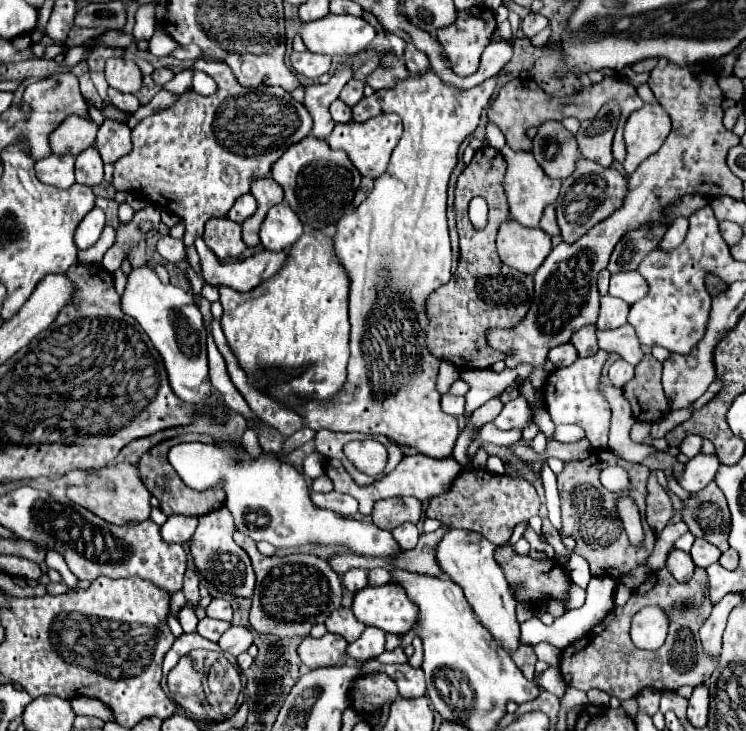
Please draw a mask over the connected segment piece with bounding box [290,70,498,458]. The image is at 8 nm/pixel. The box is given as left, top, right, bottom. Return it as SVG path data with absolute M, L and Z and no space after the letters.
M426 70L426 72L420 72L420 74L410 74L408 78L404 78L402 82L398 82L394 88L388 88L388 90L378 90L374 92L372 96L368 98L362 98L354 108L352 108L352 120L356 122L362 122L370 116L378 116L382 112L394 112L402 118L404 122L404 134L398 142L398 146L394 148L392 152L392 158L390 158L390 164L386 168L386 172L376 178L374 182L374 190L368 194L368 198L350 214L346 214L340 222L338 222L338 232L334 236L334 248L336 248L336 256L340 258L340 262L344 264L344 268L348 270L350 274L350 280L352 280L352 286L350 286L350 324L352 324L352 330L350 330L350 360L348 360L348 376L346 376L346 382L342 386L342 390L330 398L330 400L306 400L302 404L296 404L296 406L290 406L296 414L302 416L304 420L304 426L312 428L312 430L320 430L320 428L326 428L326 430L332 430L332 432L364 432L364 434L384 434L386 438L394 440L396 444L404 444L404 446L410 446L414 448L416 452L422 452L424 456L430 456L430 458L448 458L452 454L452 448L456 444L456 438L460 434L458 430L458 420L446 412L442 412L440 408L440 394L436 390L436 376L438 376L438 366L440 366L440 360L434 358L426 346L422 346L422 326L426 326L426 314L422 310L424 302L426 302L426 296L432 294L436 288L440 288L442 284L446 284L452 276L450 272L450 264L452 264L452 254L450 254L450 238L448 238L448 226L446 226L446 186L448 186L448 178L458 162L458 148L460 144L476 130L478 126L478 120L480 120L480 114L484 110L484 106L488 104L494 88L496 88L496 82L498 78L490 78L490 80L484 80L480 86L476 88L470 88L470 90L460 90L456 86L450 86L446 84L434 70Z

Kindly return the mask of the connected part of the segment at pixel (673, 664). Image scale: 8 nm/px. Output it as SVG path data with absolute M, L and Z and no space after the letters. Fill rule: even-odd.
M666 568L656 570L648 576L648 580L632 592L630 600L624 606L612 608L610 614L600 622L600 628L592 636L580 638L562 650L560 672L568 686L576 690L588 692L590 688L598 688L616 696L618 700L634 698L644 688L654 690L678 690L680 686L700 686L704 684L718 660L706 658L702 654L702 642L698 638L698 630L704 620L710 616L710 600L706 598L706 572L704 568L696 568L694 576L688 582L678 582ZM644 606L660 606L670 616L670 632L664 646L656 652L640 650L630 640L630 620Z

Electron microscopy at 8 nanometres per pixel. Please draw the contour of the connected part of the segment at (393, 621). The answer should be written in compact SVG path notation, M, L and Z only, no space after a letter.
M394 582L366 586L354 596L352 610L366 626L398 636L412 630L418 618L418 606L408 598L406 590Z

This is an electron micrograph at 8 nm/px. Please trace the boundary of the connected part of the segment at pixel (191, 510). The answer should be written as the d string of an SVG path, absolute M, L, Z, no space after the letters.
M166 440L166 442L160 442L158 446L150 448L146 454L142 454L140 462L138 462L138 470L140 470L140 478L144 482L144 486L152 492L152 496L156 496L160 500L160 508L166 516L172 516L172 514L182 514L182 516L204 516L212 510L218 510L224 506L224 488L222 486L214 486L214 488L208 488L204 492L198 492L198 490L192 490L188 488L180 478L178 474L174 472L174 468L170 466L166 454L168 450L174 446L174 440Z

